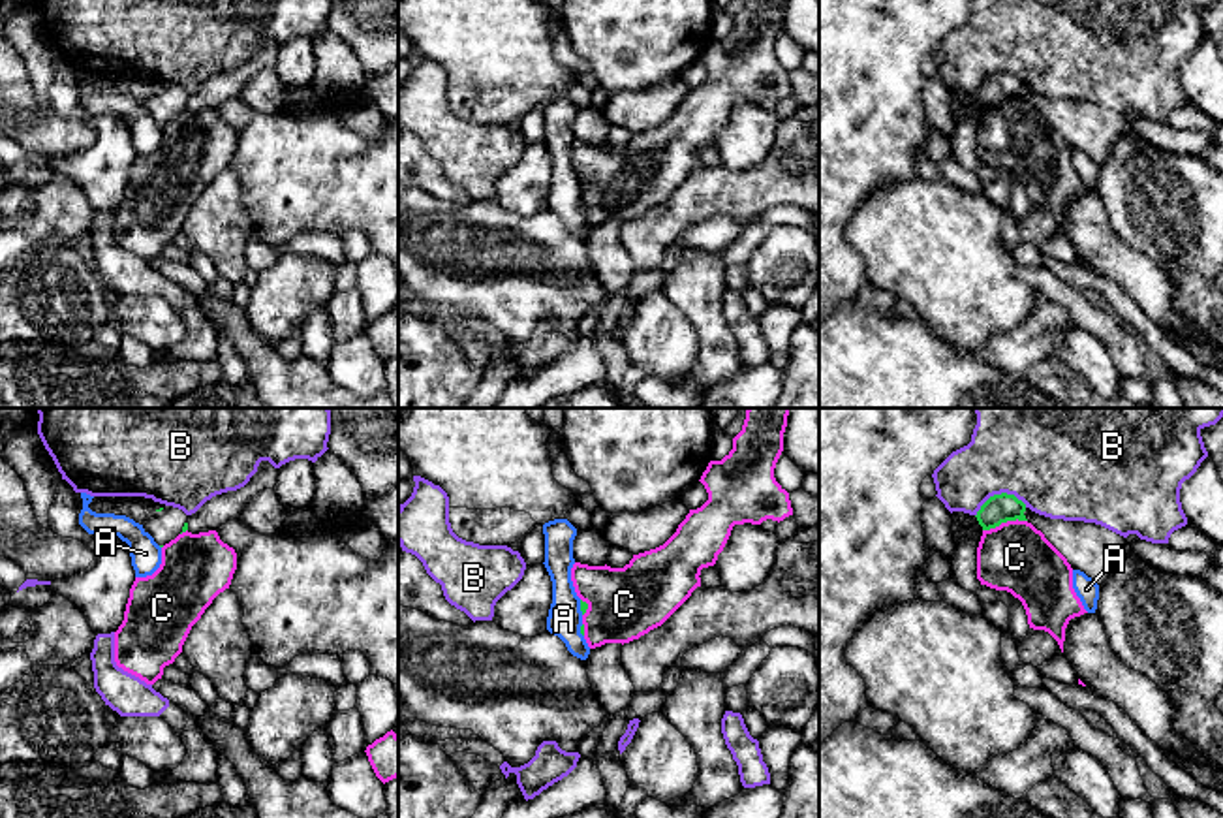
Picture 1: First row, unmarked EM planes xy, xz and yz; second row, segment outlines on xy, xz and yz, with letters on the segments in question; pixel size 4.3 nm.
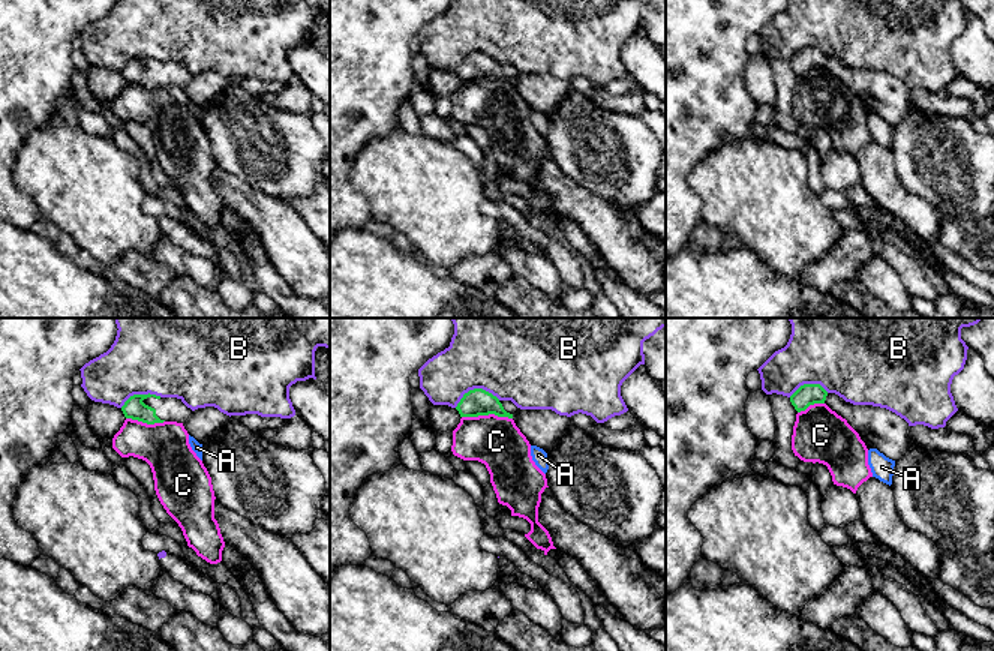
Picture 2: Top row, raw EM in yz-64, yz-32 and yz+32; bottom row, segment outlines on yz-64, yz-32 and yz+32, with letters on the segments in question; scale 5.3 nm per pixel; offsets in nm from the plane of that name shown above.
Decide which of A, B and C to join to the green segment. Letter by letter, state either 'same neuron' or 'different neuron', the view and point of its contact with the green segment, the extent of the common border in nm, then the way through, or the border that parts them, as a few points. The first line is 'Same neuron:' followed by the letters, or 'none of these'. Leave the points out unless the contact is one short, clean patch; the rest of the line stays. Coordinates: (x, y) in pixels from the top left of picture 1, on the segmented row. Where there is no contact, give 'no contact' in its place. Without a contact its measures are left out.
Same neuron: none of these
A: different neuron | xz (581, 608) | 70 nm
B: different neuron | yz (998, 495) | 220 nm
C: different neuron | yz (1004, 521) | 200 nm

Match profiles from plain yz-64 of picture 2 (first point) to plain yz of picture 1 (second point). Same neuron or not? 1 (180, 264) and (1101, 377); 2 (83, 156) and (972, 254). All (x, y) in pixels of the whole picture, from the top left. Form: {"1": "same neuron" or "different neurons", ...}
{"1": "same neuron", "2": "same neuron"}

